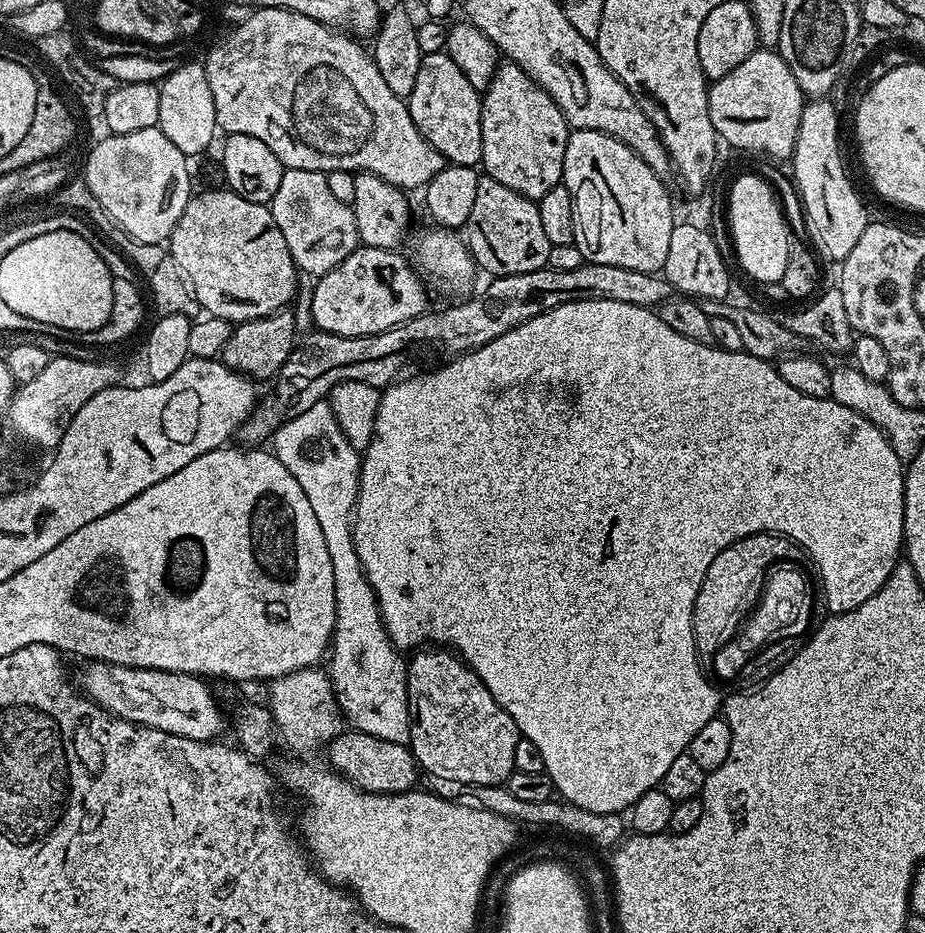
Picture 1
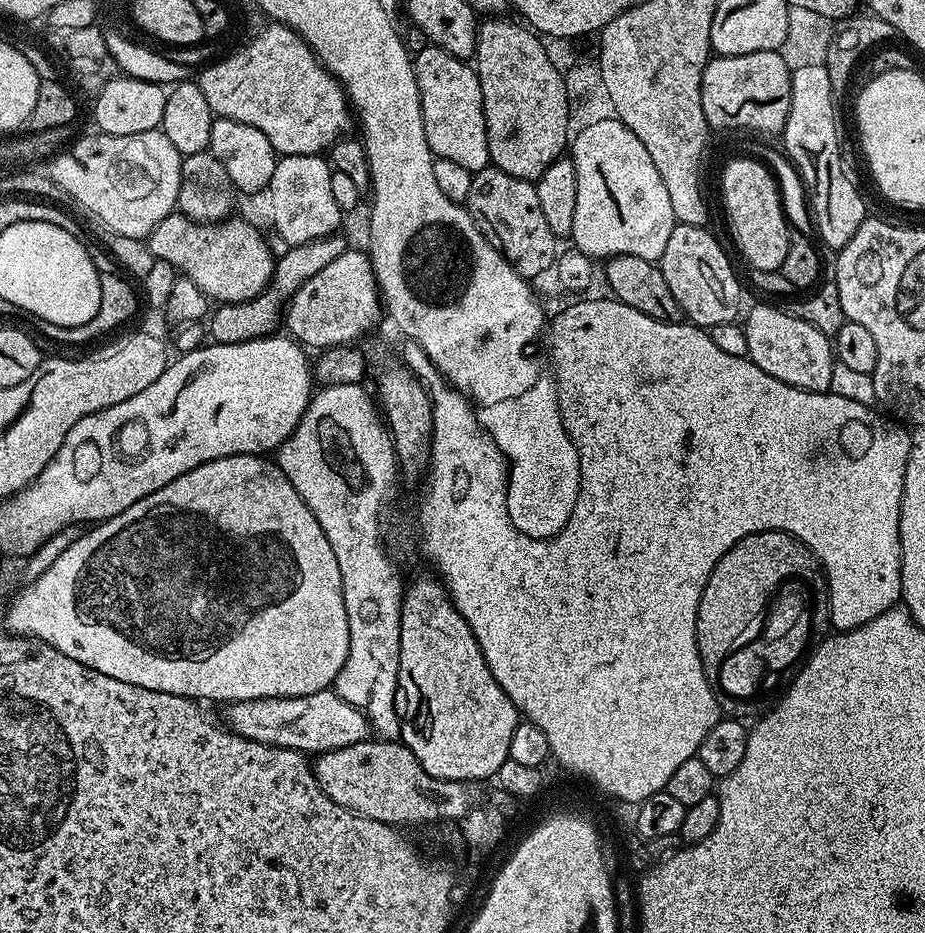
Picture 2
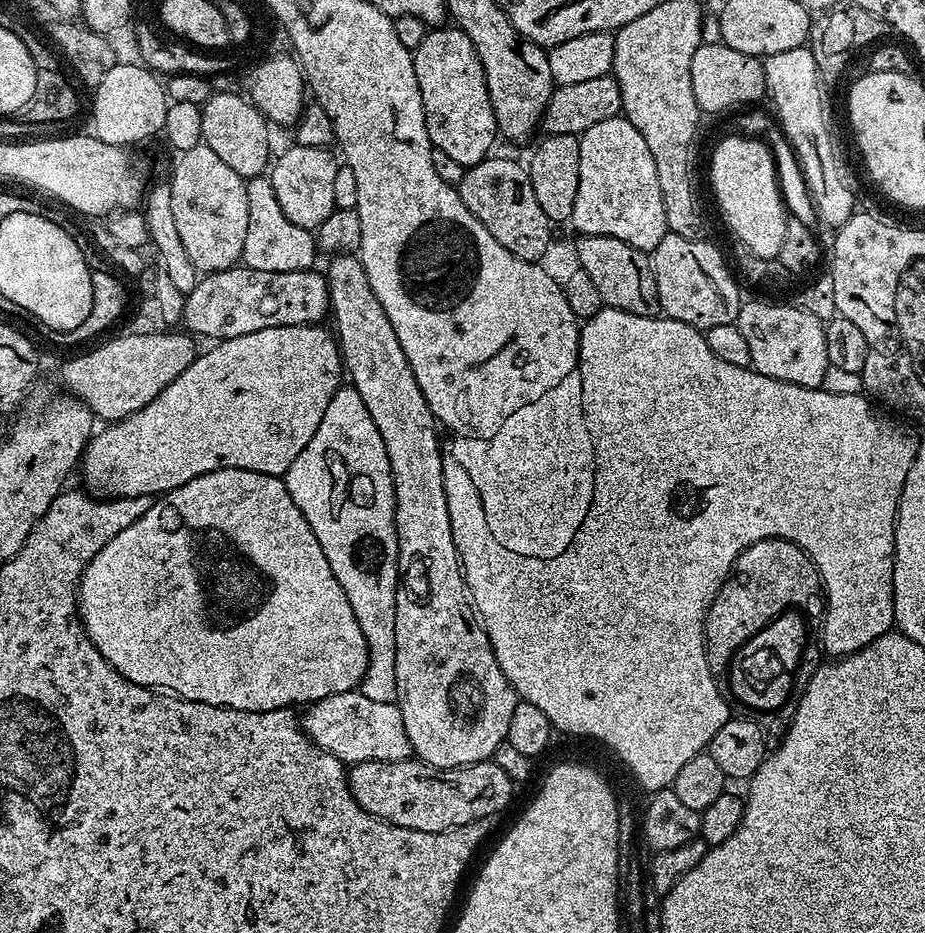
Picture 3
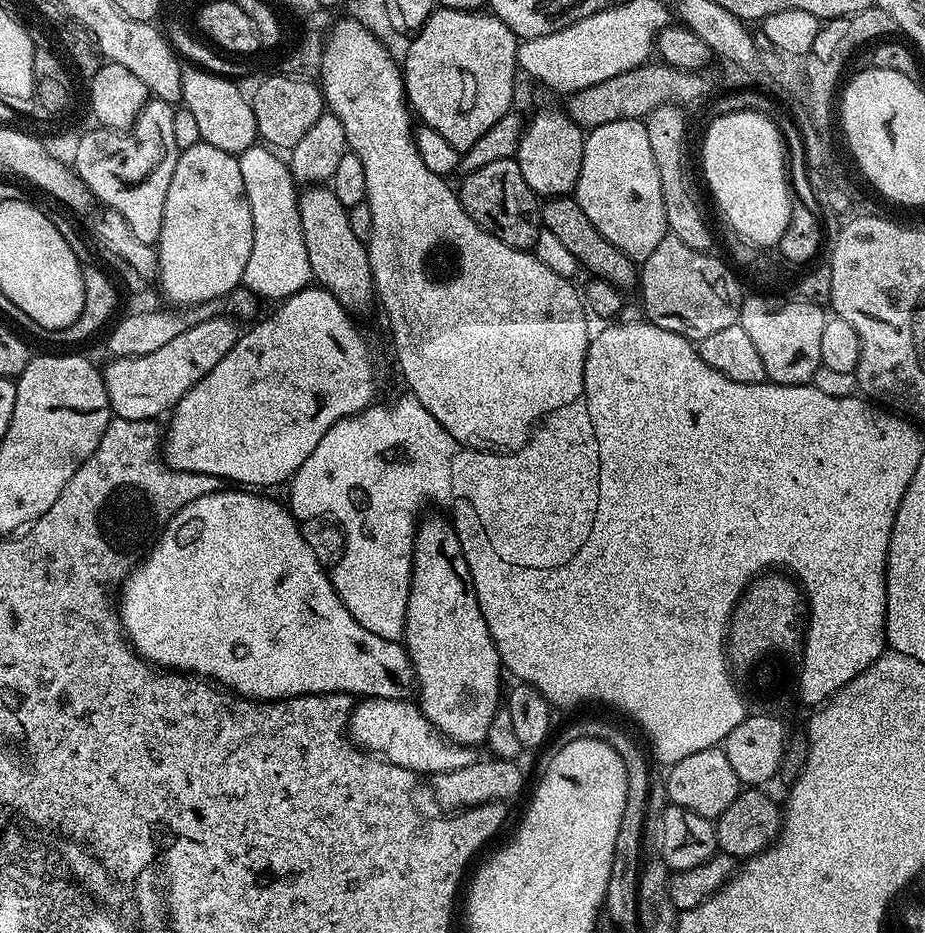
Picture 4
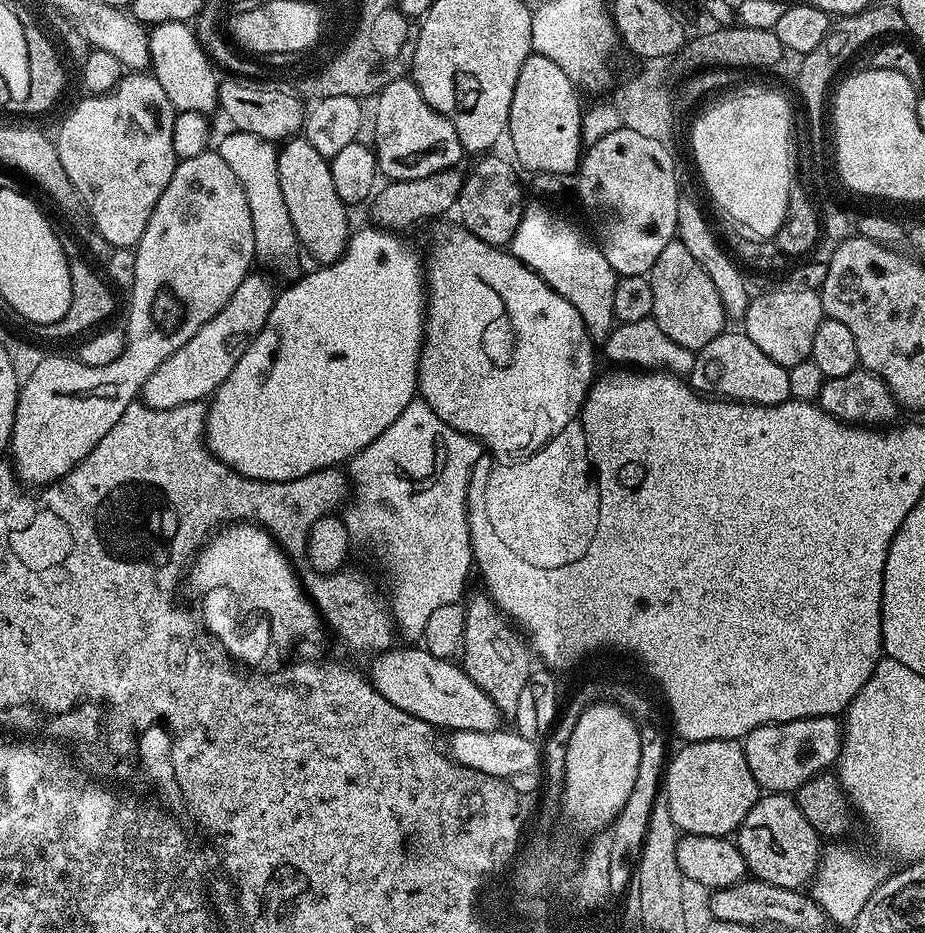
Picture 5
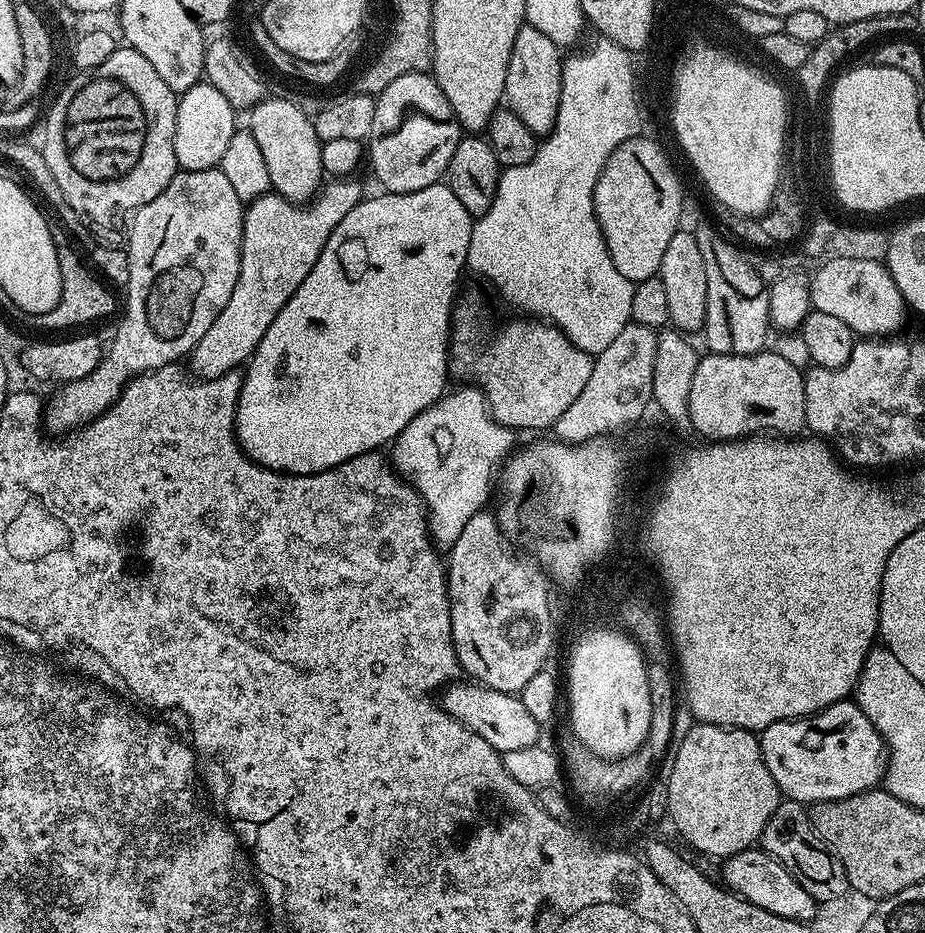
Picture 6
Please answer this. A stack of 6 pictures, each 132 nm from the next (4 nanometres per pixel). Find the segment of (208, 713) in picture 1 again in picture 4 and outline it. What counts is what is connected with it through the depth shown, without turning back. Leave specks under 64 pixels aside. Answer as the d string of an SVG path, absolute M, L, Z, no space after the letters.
M364 698L353 707L348 720L348 735L353 744L366 752L383 754L394 766L402 766L417 774L439 774L462 770L478 759L477 749L467 744L454 744L420 712L411 699L387 700Z

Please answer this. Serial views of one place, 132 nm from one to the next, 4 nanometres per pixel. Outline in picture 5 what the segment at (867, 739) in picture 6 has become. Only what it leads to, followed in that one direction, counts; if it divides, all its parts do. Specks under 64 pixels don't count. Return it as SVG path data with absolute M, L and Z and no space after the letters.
M811 716L805 720L787 720L781 724L763 724L743 737L742 743L746 758L750 762L750 770L756 781L760 783L761 789L768 794L774 792L792 794L809 776L819 776L837 763L838 745L841 739L842 724L837 717Z

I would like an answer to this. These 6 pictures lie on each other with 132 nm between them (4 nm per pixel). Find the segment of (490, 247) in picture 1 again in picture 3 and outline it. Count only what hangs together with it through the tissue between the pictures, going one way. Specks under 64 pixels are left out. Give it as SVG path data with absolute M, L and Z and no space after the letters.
M495 156L478 162L473 168L465 171L458 185L462 202L466 202L466 210L470 210L470 214L474 214L474 218L478 218L478 222L482 222L482 226L486 226L486 230L490 230L490 234L494 234L494 238L498 238L498 242L502 242L502 246L510 250L510 254L523 260L543 261L545 259L543 256L547 254L548 247L552 244L554 225L546 218L546 214L542 214L542 206L538 206L538 198L534 198L534 186L530 186L527 167L516 160Z

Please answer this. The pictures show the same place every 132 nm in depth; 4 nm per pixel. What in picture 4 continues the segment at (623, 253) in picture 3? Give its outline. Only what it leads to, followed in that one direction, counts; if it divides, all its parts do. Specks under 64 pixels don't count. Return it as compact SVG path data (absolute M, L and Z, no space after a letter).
M571 195L549 197L540 209L541 225L554 234L558 242L574 255L577 263L584 269L590 270L593 277L610 281L621 288L632 287L637 283L638 270L635 261L629 259L616 246L606 242L598 230L589 222L585 211L578 206L575 197Z

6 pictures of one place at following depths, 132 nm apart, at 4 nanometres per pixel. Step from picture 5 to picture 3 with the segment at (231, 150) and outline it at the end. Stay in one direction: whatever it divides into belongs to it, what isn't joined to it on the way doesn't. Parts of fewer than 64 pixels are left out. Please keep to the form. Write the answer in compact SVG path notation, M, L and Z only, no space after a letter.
M251 177L246 186L250 220L247 222L246 238L243 239L243 265L271 273L309 271L315 265L315 256L318 256L313 233L307 228L295 226L286 218L269 177Z

